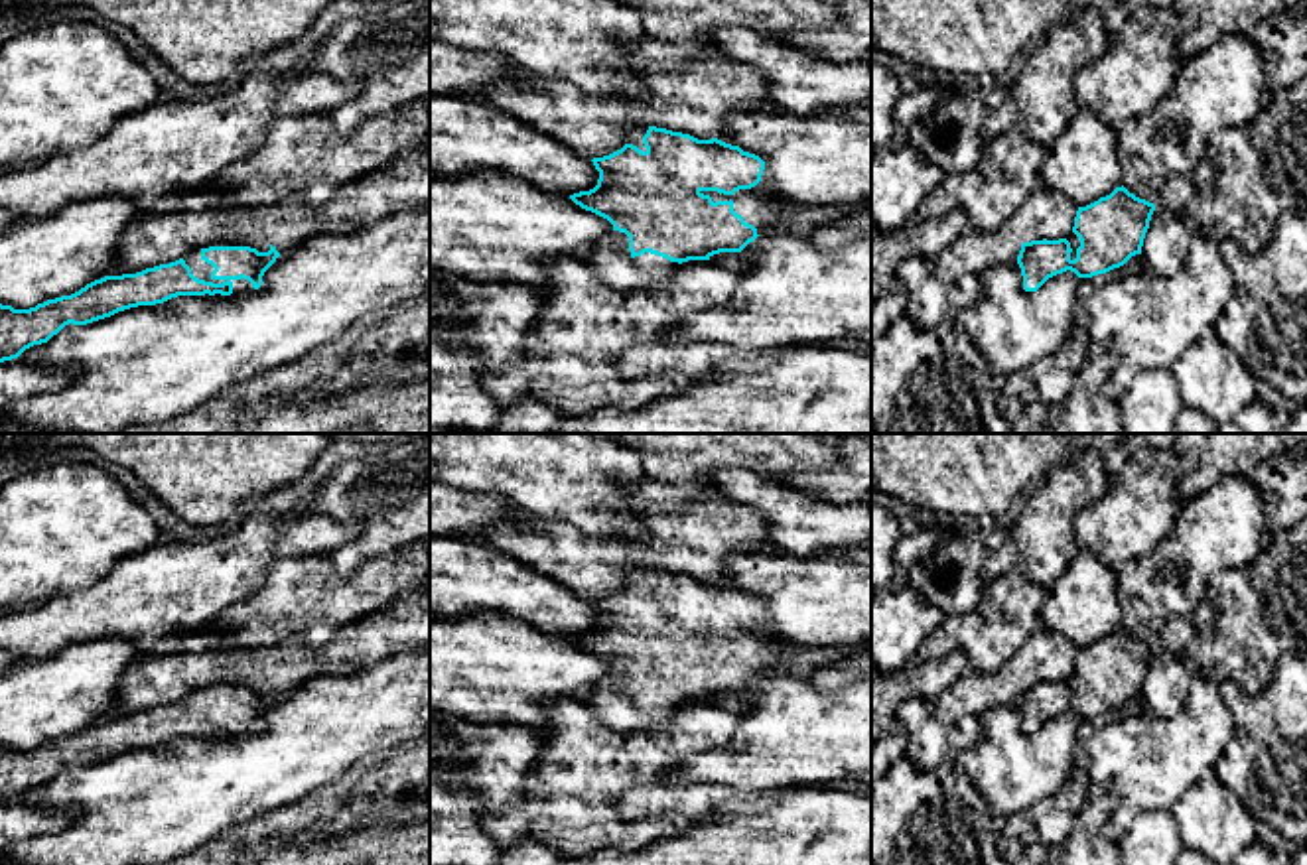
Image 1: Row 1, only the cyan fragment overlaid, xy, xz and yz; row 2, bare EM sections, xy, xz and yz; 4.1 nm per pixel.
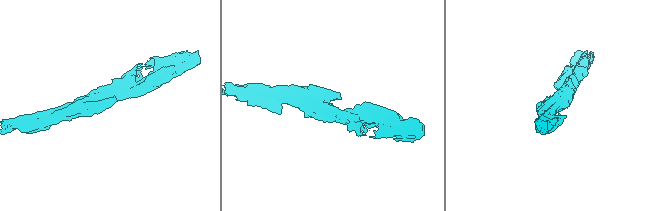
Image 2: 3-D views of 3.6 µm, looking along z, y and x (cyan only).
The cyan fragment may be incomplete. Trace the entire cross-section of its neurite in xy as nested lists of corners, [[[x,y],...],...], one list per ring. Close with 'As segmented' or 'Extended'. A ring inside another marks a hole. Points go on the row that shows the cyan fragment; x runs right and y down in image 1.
[[[209,246],[136,274],[104,276],[71,296],[30,309],[0,303],[0,363],[47,343],[63,327],[87,325],[118,311],[164,303],[177,296],[246,296],[262,286],[280,252],[250,246]]]. Extended

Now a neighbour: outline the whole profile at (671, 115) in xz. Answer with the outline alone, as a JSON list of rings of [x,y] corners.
[[[694,61],[639,71],[649,89],[647,99],[595,97],[560,79],[534,75],[483,87],[469,99],[499,108],[591,160],[627,144],[627,122],[712,140],[731,114],[779,110],[767,99],[765,75],[739,61]]]

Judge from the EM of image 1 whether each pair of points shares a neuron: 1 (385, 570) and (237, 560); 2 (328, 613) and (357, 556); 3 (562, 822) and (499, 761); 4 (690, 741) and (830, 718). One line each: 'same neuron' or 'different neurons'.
1: different neurons
2: different neurons
3: different neurons
4: different neurons

